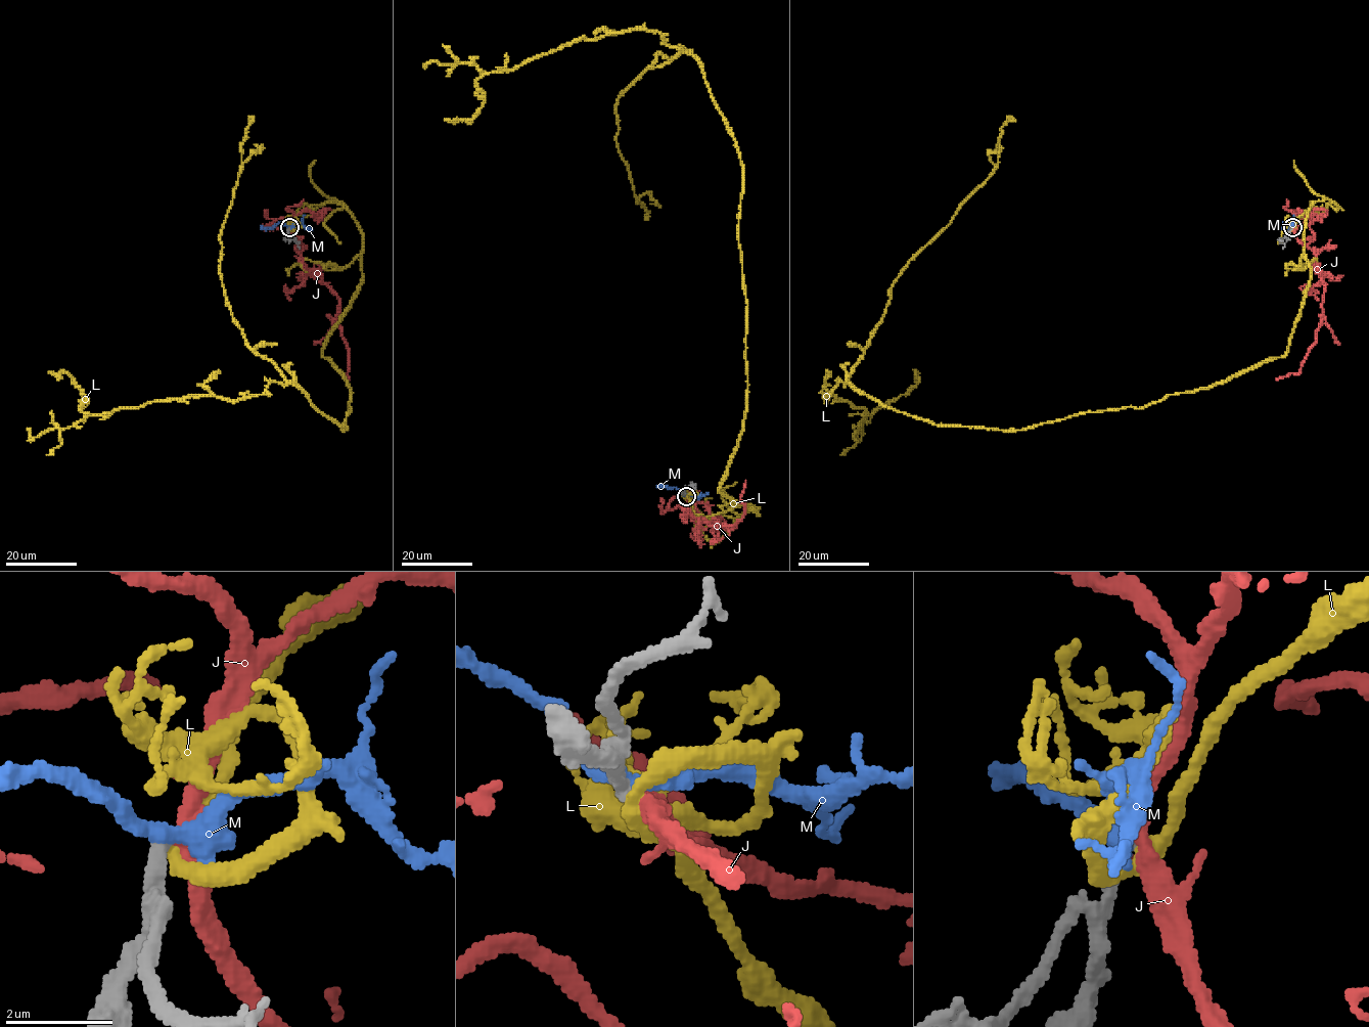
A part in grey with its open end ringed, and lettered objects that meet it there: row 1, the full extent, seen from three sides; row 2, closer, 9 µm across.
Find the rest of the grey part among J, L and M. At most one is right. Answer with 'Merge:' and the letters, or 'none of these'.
Merge: none of these

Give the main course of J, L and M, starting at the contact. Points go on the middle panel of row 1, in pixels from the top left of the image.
J: (685, 496), (695, 506), (696, 520), (704, 519), (718, 529), (732, 529), (742, 517), (740, 494), (745, 480)
L: (685, 496), (703, 516), (758, 514), (718, 490), (745, 401), (742, 162), (685, 53), (617, 102), (645, 219)
M: (685, 495), (675, 488), (656, 487)

